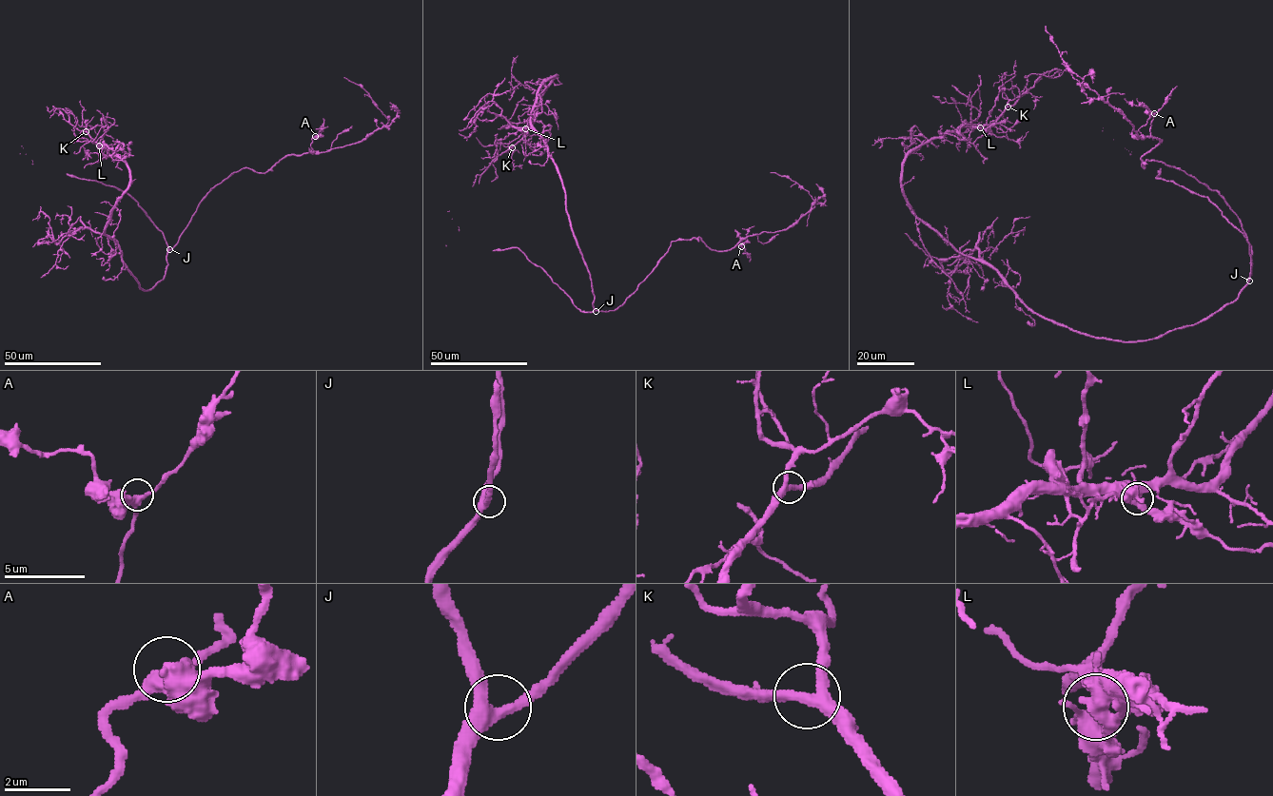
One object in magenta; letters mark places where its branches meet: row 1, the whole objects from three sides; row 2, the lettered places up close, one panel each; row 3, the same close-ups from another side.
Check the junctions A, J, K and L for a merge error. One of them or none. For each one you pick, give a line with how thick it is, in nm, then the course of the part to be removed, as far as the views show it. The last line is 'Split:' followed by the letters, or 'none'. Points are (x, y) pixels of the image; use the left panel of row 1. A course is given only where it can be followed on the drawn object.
L: calibre 460 nm; course (99, 146), (105, 146), (119, 160), (125, 153), (125, 146), (122, 144), (119, 148)
Split: L

